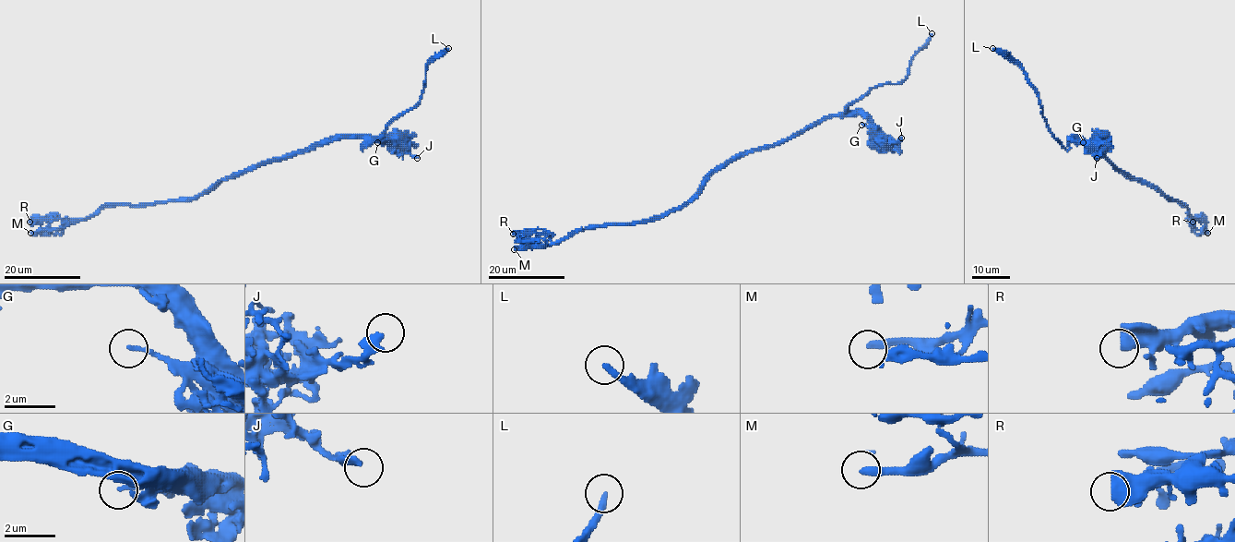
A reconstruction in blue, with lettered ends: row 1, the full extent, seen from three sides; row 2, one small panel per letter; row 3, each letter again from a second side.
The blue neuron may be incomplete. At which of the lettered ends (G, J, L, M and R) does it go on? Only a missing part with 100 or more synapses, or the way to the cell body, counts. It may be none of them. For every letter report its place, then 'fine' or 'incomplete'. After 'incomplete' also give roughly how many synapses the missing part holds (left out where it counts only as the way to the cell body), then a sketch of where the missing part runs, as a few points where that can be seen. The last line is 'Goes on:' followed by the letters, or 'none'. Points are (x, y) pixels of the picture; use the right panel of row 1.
G: (1083, 142) | fine
J: (1097, 158) | fine
L: (992, 48) | incomplete | (992, 48), (981, 58), (968, 55)
M: (1207, 233) | fine
R: (1193, 222) | fine
Goes on: L

